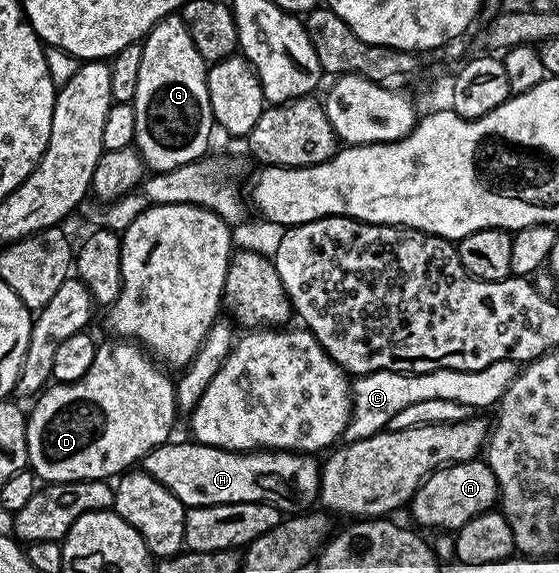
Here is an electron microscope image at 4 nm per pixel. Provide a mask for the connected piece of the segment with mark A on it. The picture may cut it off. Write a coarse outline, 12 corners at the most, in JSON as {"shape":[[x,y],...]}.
{"shape":[[488,460],[436,469],[411,502],[421,525],[456,531],[490,512]]}

